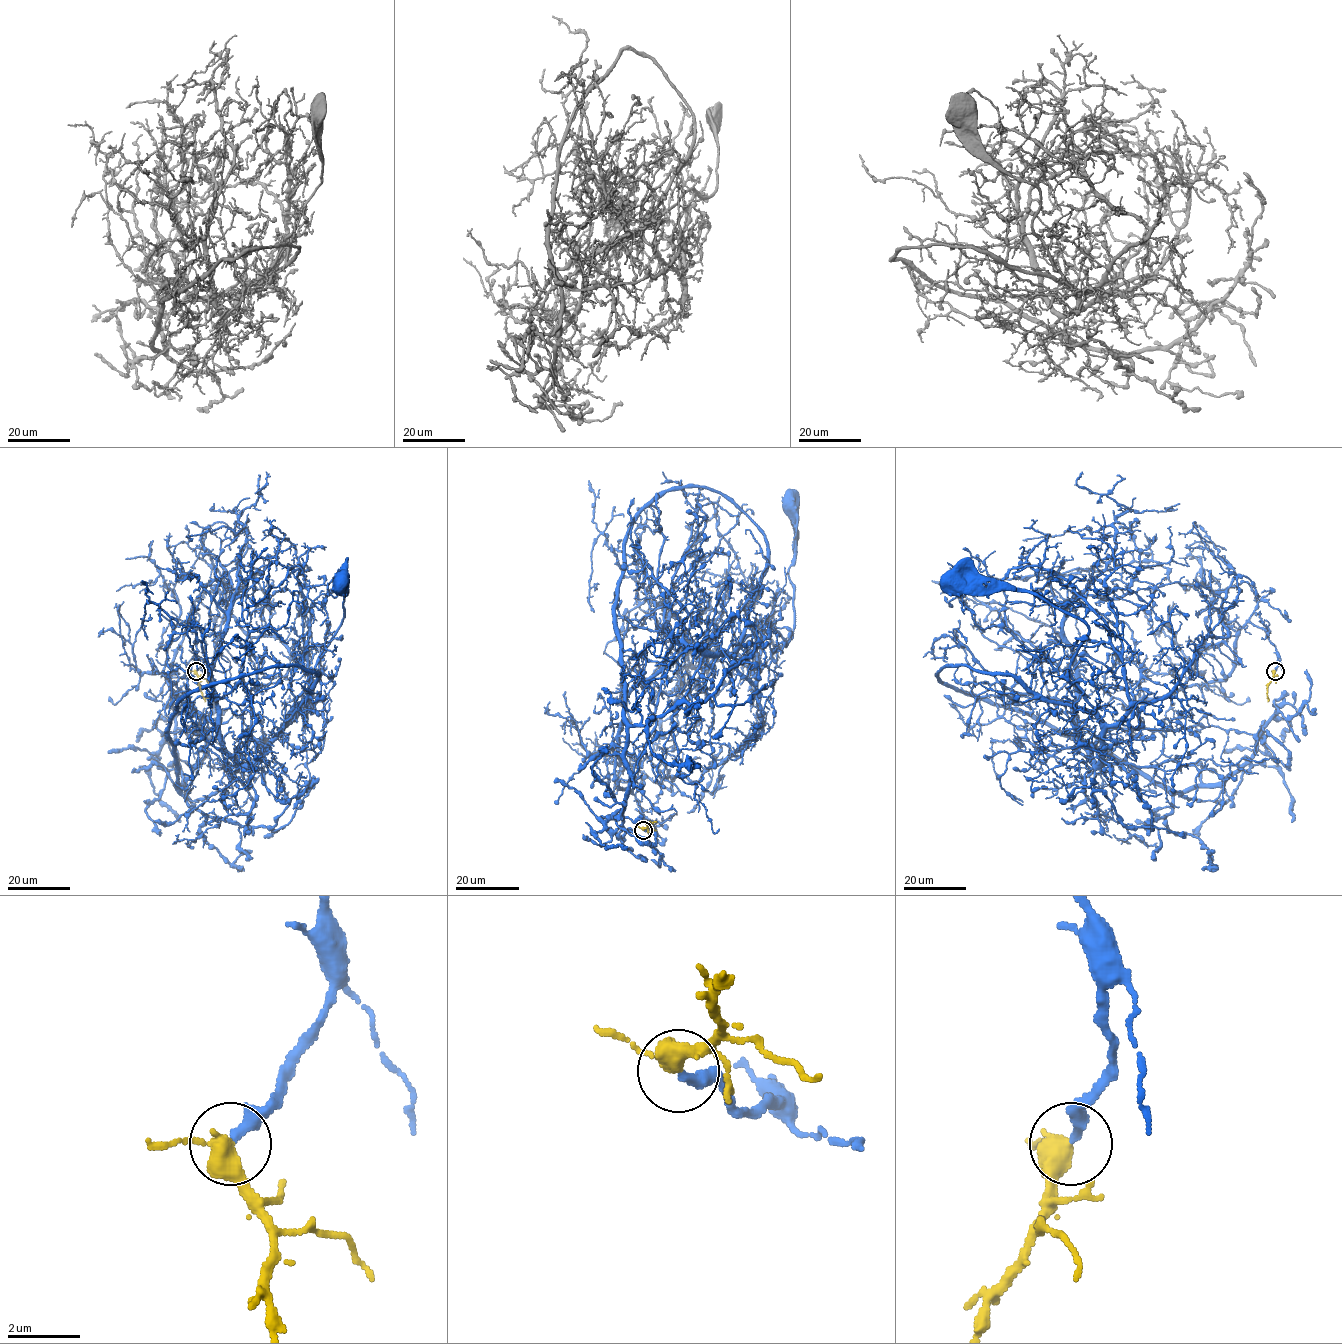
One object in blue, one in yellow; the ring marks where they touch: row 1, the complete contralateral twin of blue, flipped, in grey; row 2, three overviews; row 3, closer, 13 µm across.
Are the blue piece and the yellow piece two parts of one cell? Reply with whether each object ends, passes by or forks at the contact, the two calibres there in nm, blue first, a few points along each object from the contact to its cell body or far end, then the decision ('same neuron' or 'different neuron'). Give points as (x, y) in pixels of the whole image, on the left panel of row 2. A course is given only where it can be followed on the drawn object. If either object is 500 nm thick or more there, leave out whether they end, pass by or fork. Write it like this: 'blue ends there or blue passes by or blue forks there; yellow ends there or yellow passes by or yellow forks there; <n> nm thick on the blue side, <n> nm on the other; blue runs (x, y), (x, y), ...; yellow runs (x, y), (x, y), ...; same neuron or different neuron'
blue ends there; yellow passes by; 320 nm thick on the blue side, 420 nm on the other; blue runs (196, 671), (205, 642), (190, 622), (168, 682), (248, 765), (282, 727), (341, 624), (339, 583); yellow runs (196, 671), (202, 696), (208, 698); same neuron

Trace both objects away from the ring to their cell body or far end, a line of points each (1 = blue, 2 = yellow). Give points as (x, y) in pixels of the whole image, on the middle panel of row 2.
1: (643, 830), (651, 822), (615, 777), (625, 700), (673, 645), (731, 653), (761, 621), (791, 637), (788, 503)
2: (643, 830), (646, 823), (656, 821)

